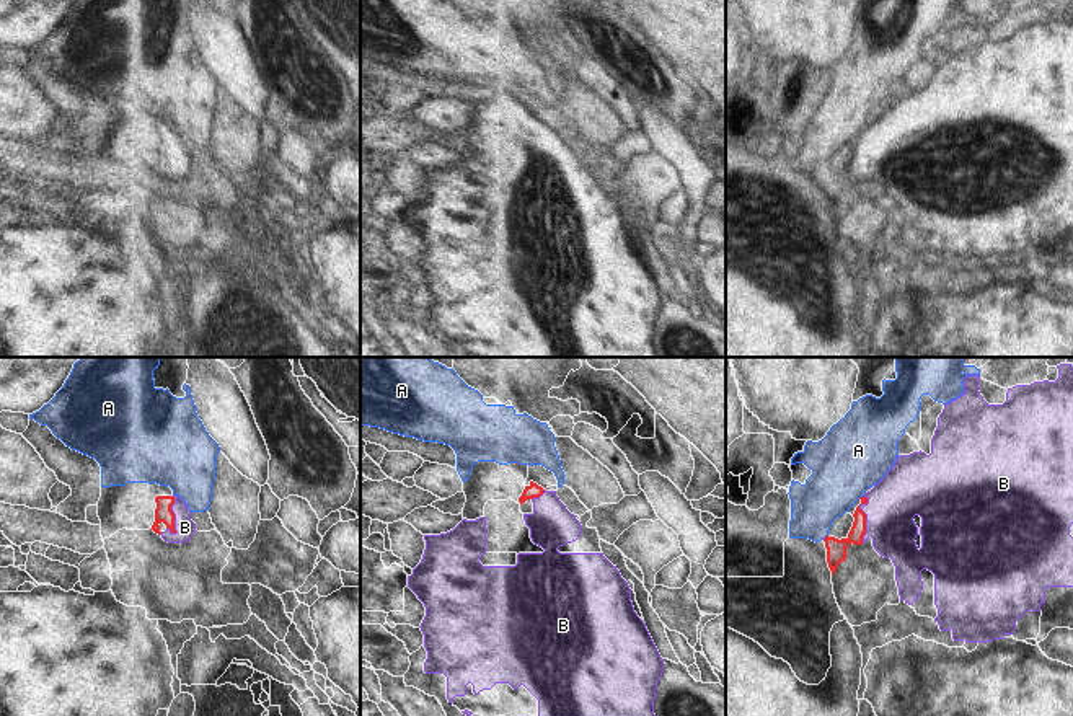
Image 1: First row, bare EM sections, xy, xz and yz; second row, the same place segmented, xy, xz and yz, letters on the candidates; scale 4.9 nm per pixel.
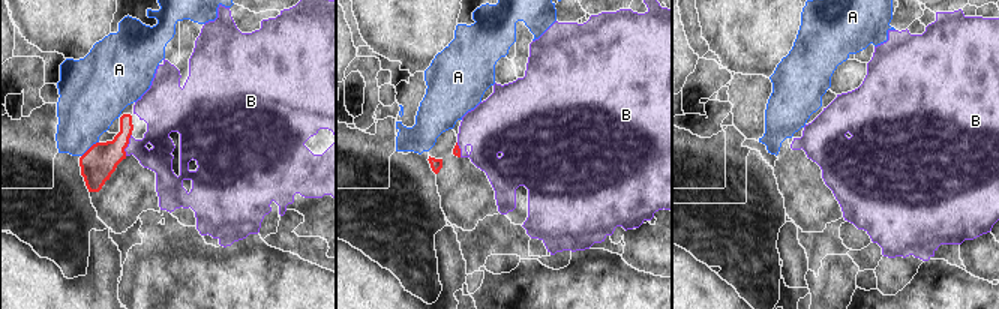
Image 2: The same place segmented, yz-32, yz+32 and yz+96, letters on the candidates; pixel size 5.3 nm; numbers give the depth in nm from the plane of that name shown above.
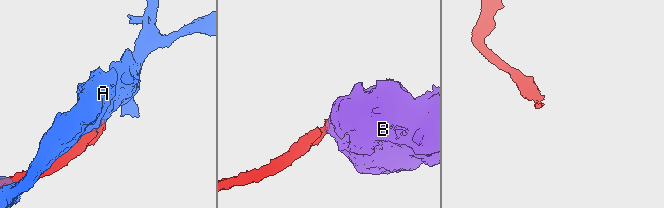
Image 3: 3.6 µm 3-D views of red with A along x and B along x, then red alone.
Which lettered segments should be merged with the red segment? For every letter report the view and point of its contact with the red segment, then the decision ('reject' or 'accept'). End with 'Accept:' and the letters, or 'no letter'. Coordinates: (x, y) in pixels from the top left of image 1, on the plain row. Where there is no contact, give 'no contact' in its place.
A: meets red in yz at (860, 132); reject
B: meets red in yz at (865, 154); accept
Accept: B

